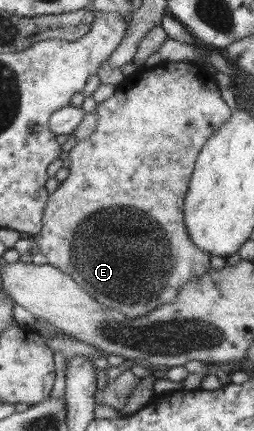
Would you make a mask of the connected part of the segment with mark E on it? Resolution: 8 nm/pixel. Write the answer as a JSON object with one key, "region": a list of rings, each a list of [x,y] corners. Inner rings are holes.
{"region":[[[162,61],[152,68],[142,68],[134,74],[121,77],[115,87],[114,94],[97,104],[97,124],[94,131],[86,139],[77,141],[67,152],[68,176],[46,198],[42,212],[42,225],[39,227],[38,233],[32,236],[34,244],[38,246],[38,251],[46,257],[46,263],[69,275],[94,301],[104,307],[119,311],[130,319],[146,315],[149,311],[160,307],[164,302],[175,301],[181,290],[181,285],[210,269],[207,252],[200,251],[188,239],[188,231],[186,231],[183,222],[182,206],[198,152],[204,147],[206,140],[217,129],[220,129],[231,116],[228,105],[221,99],[218,89],[215,76],[202,65],[192,61]]]}

